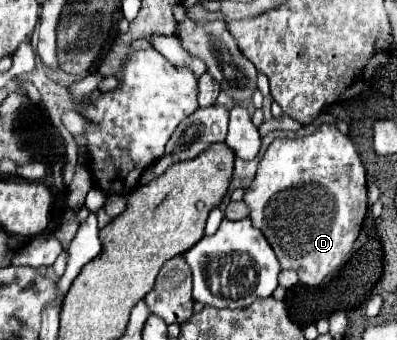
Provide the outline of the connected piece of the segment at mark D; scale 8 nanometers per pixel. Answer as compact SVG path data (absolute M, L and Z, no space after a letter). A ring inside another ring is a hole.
M323 124L311 136L273 140L243 200L251 208L253 226L265 234L281 268L293 268L299 274L301 284L319 286L351 256L353 242L357 240L369 210L367 188L365 168L351 138L341 134L333 124Z

